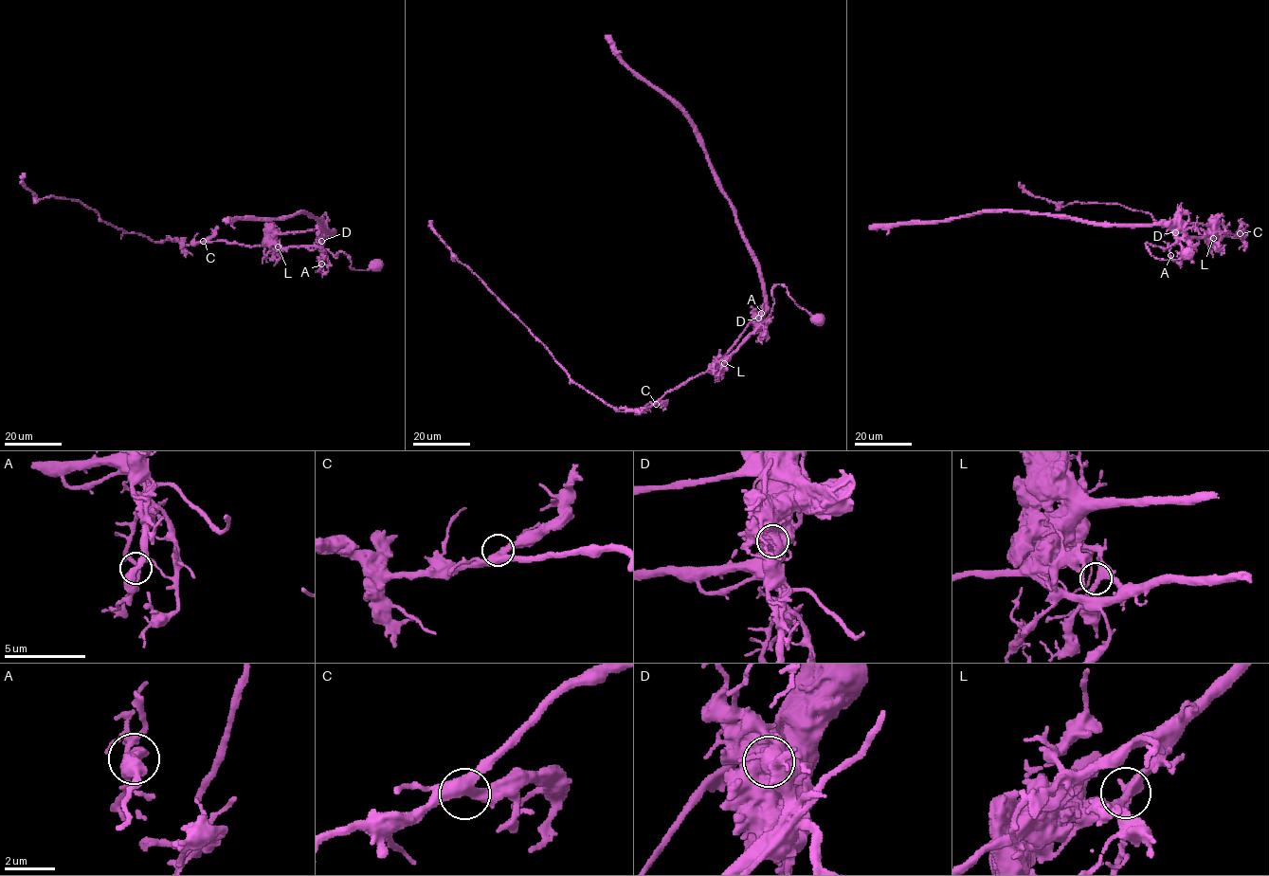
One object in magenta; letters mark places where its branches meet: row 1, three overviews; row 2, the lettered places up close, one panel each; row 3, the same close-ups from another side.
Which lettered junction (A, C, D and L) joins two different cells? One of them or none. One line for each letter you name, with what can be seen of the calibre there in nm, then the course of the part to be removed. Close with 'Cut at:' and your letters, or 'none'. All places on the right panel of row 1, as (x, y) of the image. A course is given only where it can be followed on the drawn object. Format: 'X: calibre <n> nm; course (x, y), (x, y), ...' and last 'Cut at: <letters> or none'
D: calibre 480 nm; course (1175, 231), (1210, 242), (1242, 235), (1157, 222), (1117, 204), (1058, 207), (1019, 182)
Cut at: D

